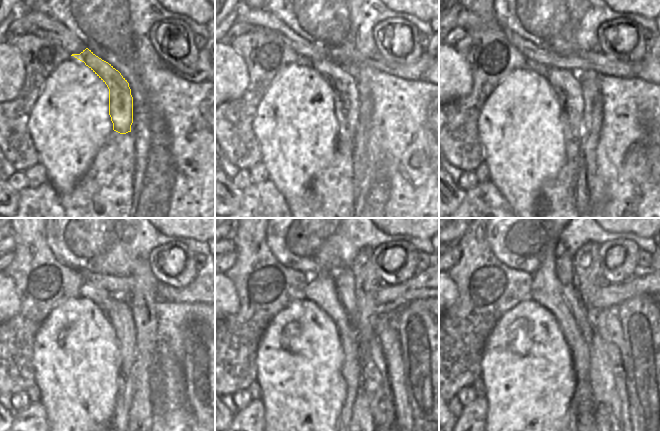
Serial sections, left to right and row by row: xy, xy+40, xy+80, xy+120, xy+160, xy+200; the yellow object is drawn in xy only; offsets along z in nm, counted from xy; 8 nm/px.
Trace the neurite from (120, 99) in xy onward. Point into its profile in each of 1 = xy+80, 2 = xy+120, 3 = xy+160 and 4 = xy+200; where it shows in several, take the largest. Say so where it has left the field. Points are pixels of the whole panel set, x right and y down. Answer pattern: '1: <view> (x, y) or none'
1: xy+80 (565, 83)
2: xy+120 (119, 314)
3: xy+160 (351, 370)
4: xy+200 (573, 415)

